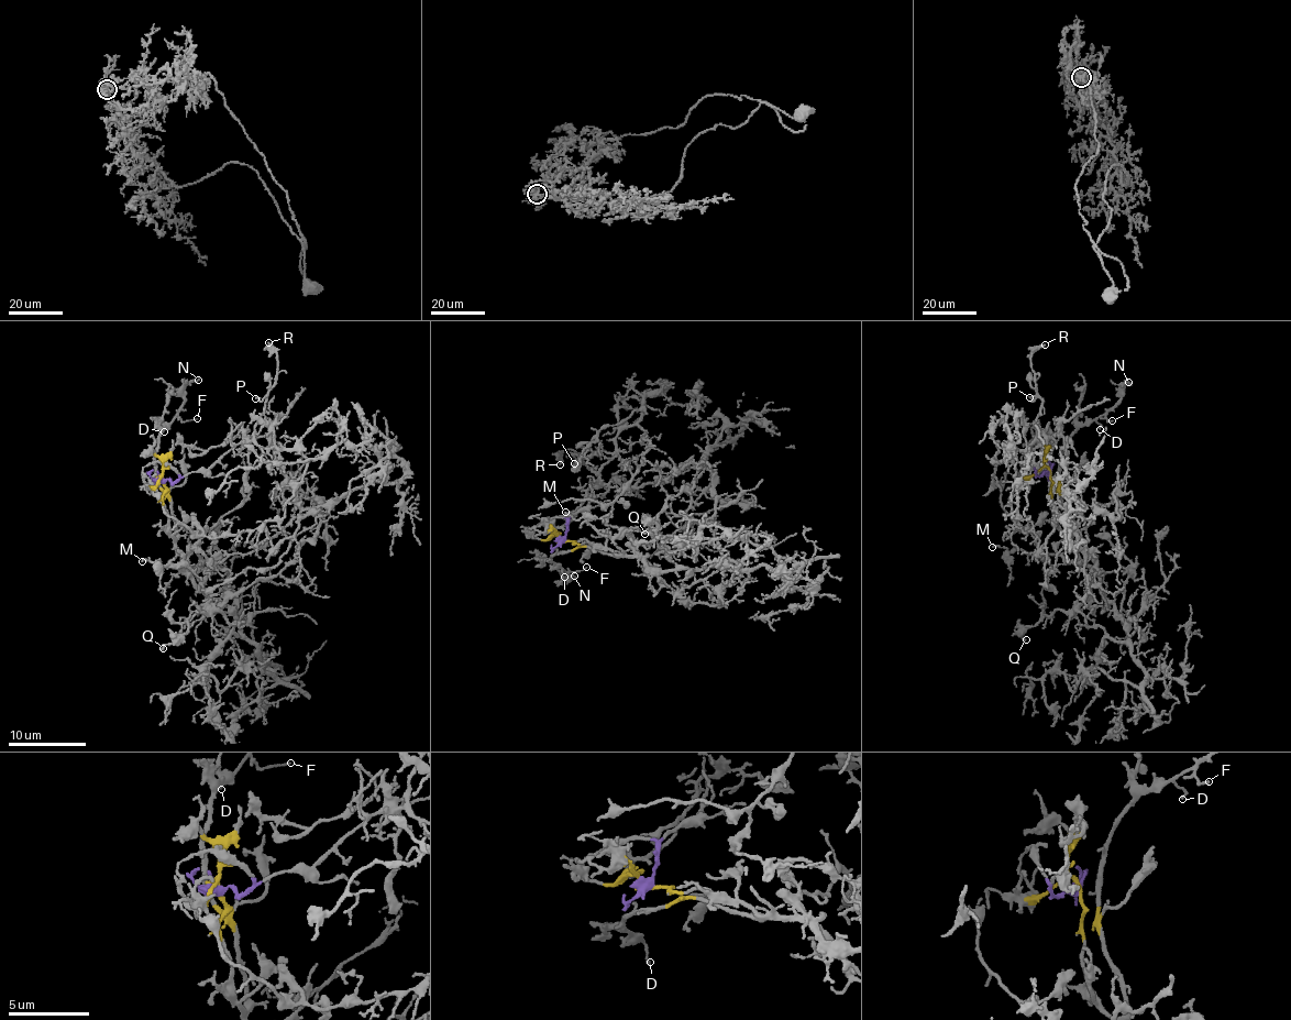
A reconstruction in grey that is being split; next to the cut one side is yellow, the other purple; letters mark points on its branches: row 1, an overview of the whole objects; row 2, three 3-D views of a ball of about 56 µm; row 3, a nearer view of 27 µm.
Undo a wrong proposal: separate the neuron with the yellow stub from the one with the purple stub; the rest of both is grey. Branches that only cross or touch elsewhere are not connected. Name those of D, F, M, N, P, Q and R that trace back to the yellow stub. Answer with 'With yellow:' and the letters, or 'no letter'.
With yellow: D, F, M, N, Q

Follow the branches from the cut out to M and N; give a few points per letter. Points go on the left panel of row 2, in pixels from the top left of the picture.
M: (161, 478), (175, 528), (176, 551), (167, 563), (142, 560)
N: (161, 478), (165, 494), (157, 479), (157, 445), (164, 429), (168, 429), (176, 418), (188, 385), (198, 379)

